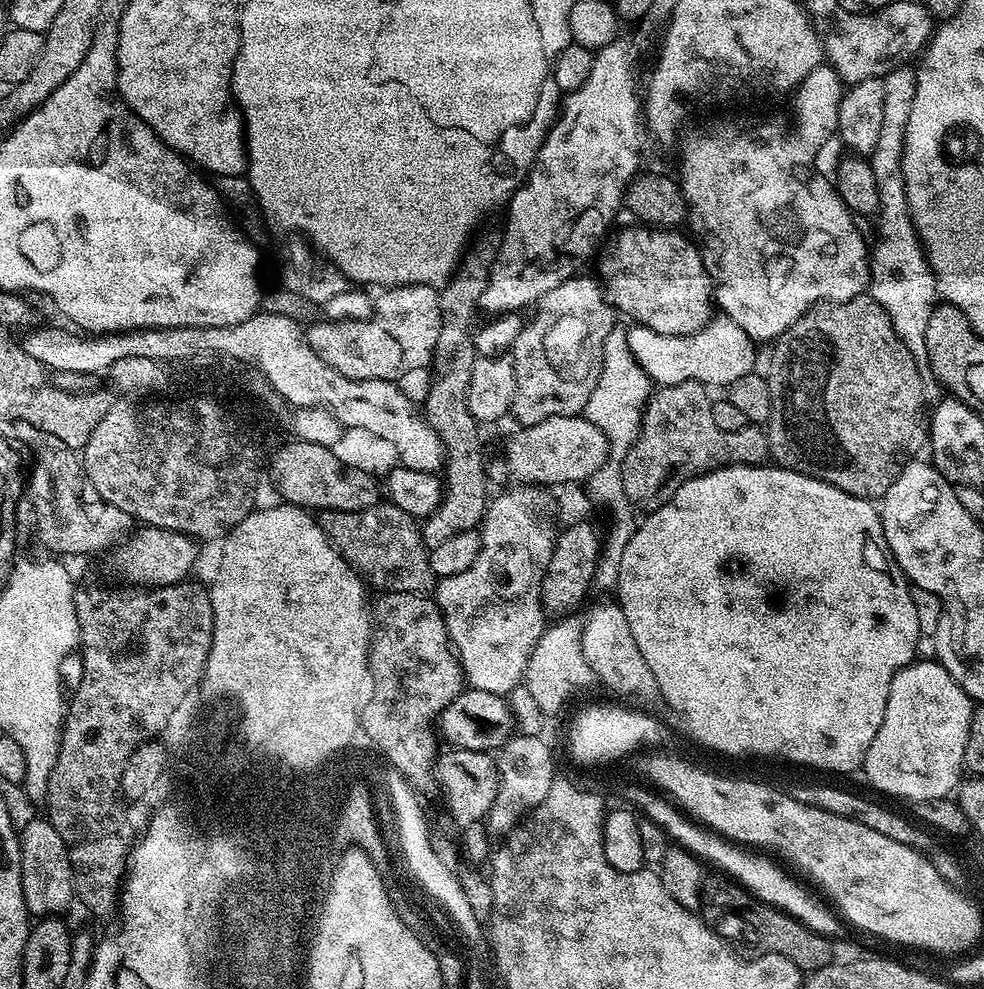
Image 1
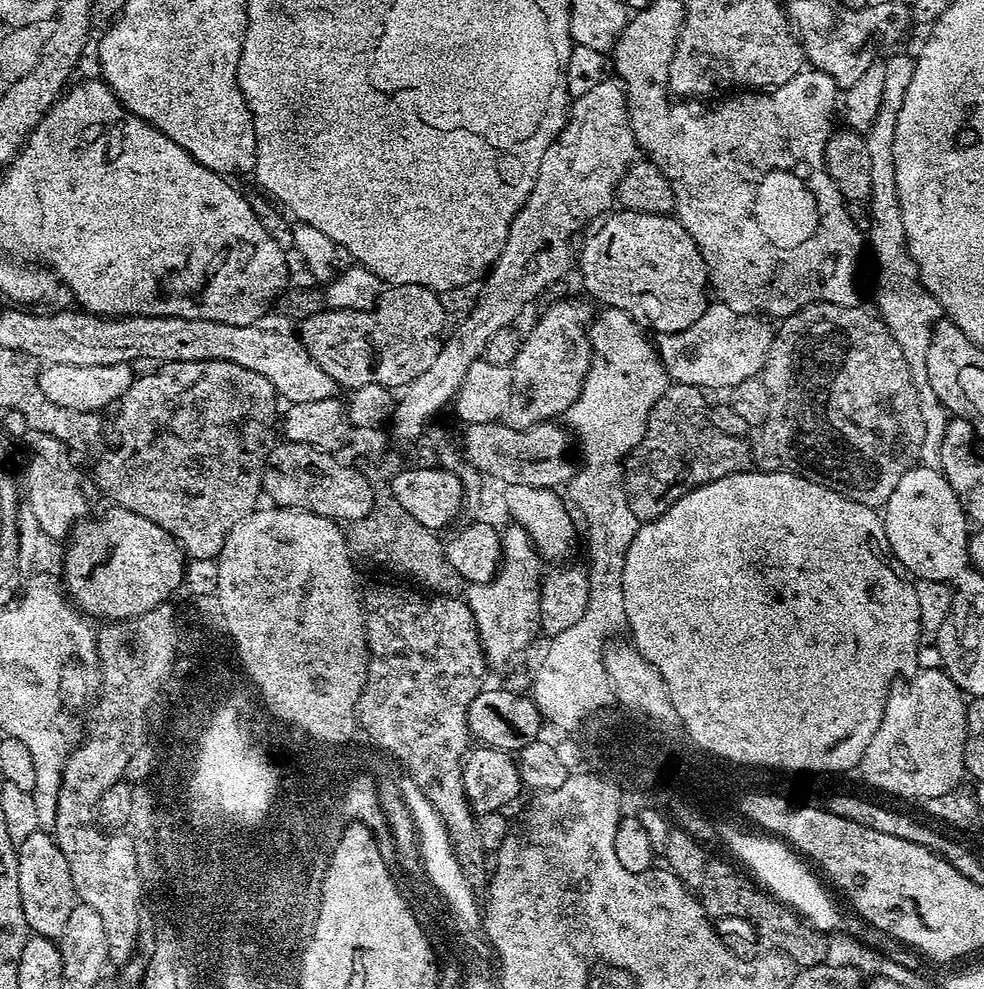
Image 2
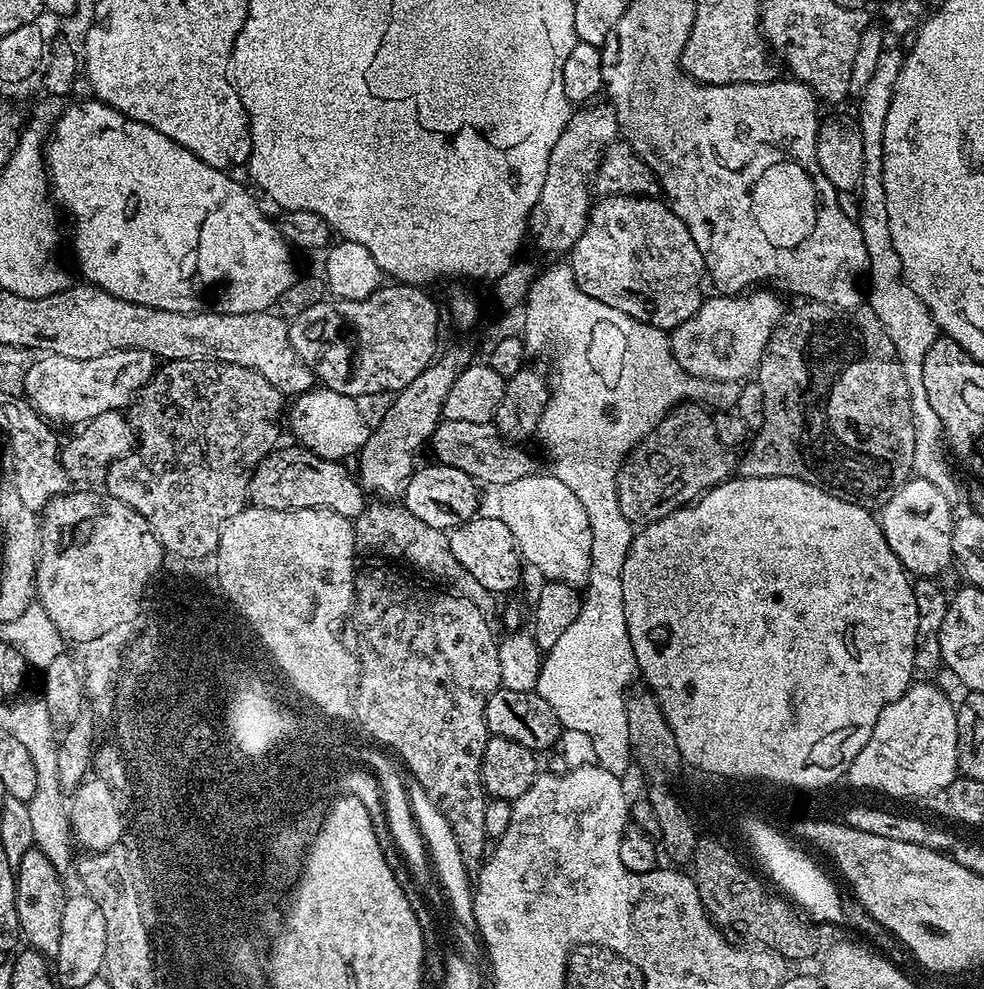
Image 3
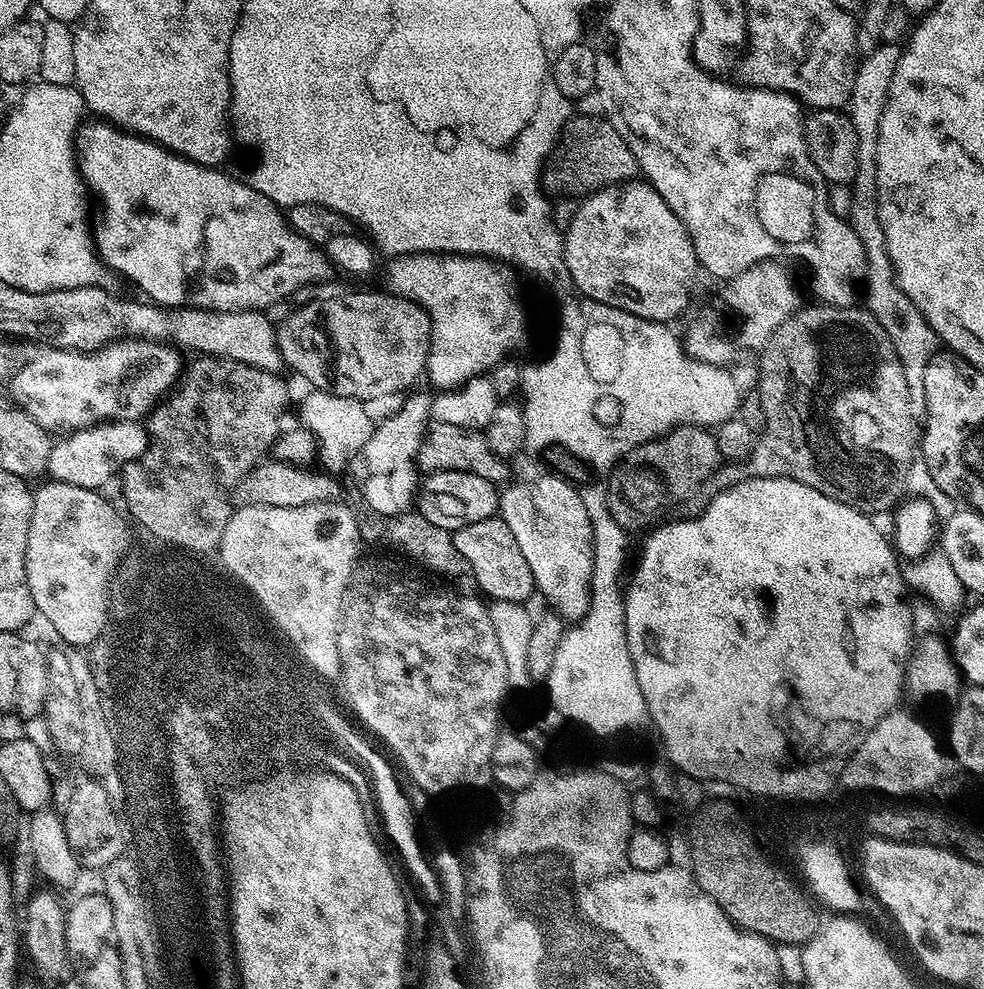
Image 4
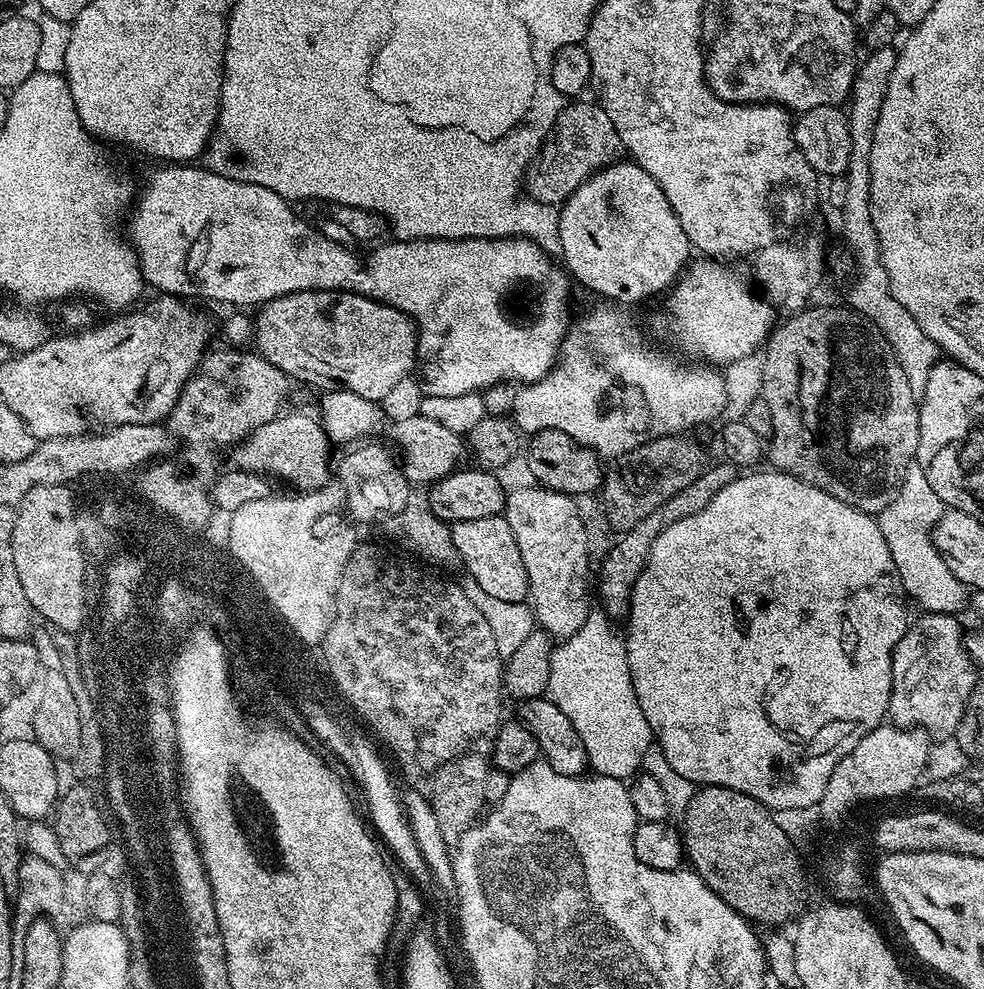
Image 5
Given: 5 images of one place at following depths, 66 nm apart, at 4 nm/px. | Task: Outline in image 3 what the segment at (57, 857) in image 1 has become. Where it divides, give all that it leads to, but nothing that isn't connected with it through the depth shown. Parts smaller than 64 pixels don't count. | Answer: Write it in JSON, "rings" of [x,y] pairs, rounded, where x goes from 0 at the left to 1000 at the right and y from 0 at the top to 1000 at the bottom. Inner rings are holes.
{"rings":[[[34,855],[22,867],[16,884],[16,919],[20,933],[20,945],[27,958],[36,959],[45,967],[55,969],[59,965],[59,952],[63,949],[63,920],[70,903],[65,902],[63,883],[53,875],[53,869],[43,858]]]}

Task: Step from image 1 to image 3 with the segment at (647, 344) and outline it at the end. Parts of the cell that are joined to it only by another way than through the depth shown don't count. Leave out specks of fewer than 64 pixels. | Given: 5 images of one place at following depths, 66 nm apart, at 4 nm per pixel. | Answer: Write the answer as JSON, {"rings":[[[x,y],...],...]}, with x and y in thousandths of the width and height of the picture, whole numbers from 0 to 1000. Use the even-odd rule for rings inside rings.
{"rings":[[[764,293],[759,297],[727,297],[712,302],[711,311],[697,326],[682,333],[683,357],[693,370],[709,384],[716,386],[756,386],[769,375],[778,350],[793,328],[799,307],[788,294]]]}

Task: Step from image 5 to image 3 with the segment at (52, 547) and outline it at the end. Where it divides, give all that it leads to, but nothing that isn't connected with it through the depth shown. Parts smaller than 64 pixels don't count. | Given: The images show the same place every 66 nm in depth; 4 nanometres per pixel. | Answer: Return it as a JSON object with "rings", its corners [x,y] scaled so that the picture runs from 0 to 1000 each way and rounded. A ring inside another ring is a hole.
{"rings":[[[70,495],[63,502],[56,502],[43,519],[37,603],[69,649],[81,650],[86,644],[118,634],[122,628],[140,626],[137,619],[138,613],[143,612],[142,599],[155,594],[158,586],[154,585],[162,583],[168,573],[166,553],[150,526],[140,516],[128,512],[123,503],[102,497]]]}

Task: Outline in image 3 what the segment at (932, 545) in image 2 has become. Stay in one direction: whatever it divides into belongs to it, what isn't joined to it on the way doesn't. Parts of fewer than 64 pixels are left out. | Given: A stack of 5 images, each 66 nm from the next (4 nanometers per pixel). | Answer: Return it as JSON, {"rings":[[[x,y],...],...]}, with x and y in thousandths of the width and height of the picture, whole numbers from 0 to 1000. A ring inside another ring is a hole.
{"rings":[[[925,483],[918,491],[911,496],[910,499],[902,505],[896,517],[893,519],[894,537],[897,538],[900,548],[904,552],[904,556],[909,556],[909,560],[919,570],[920,578],[928,583],[954,583],[955,574],[959,574],[964,569],[968,569],[967,560],[967,531],[970,529],[970,521],[967,522],[968,507],[961,504],[961,499],[957,499],[957,495],[953,495],[953,491],[949,491],[949,487],[941,487],[934,483]]]}

